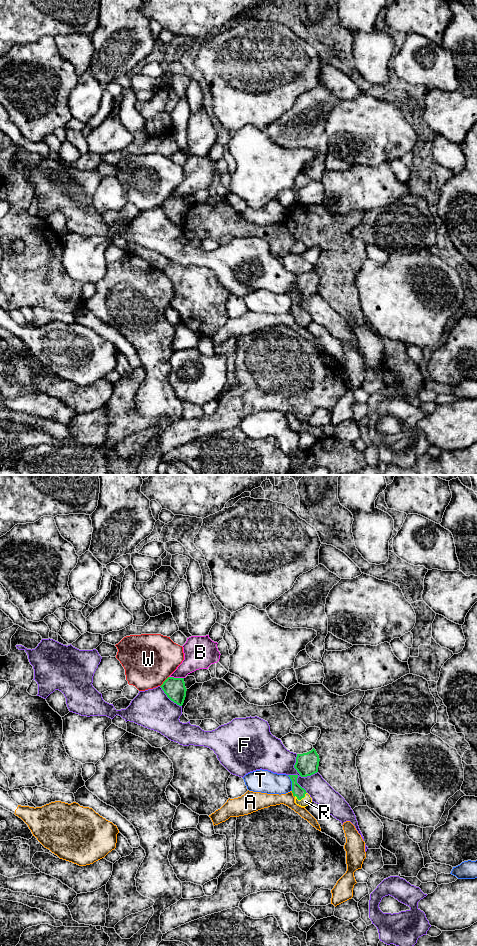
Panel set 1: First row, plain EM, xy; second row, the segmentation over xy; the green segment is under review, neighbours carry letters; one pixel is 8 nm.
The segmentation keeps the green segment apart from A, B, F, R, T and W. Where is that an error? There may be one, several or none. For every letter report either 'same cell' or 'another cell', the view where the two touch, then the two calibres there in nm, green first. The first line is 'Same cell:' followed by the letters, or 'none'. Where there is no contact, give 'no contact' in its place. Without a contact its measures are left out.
Same cell: R
A: another cell; meets green in xy; 90 nm thick on the green side, 130 nm on the other
B: another cell; meets green in xy; 170 nm thick on the green side, 220 nm on the other
F: another cell; meets green in xy; 180 nm thick on the green side, 240 nm on the other
R: same cell; meets green in xy; 90 nm thick on the green side, 70 nm on the other
T: another cell; meets green in xy; 90 nm thick on the green side, 190 nm on the other
W: another cell; meets green in xy; 170 nm thick on the green side, 420 nm on the other

